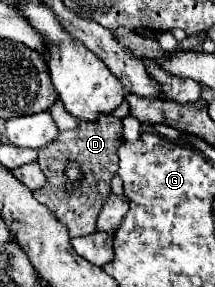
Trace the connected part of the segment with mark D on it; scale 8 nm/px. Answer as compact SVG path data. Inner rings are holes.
M100 116L96 122L80 122L76 130L60 132L56 142L38 150L38 164L46 176L46 184L32 194L40 204L50 208L50 212L56 216L58 222L62 222L68 228L70 238L88 236L96 232L96 216L102 210L102 204L110 192L110 180L118 170L116 150L120 144L118 140L120 136L122 136L122 122L114 116ZM68 160L78 162L82 172L82 180L70 190L66 190L66 174L64 174L66 170L64 166Z

